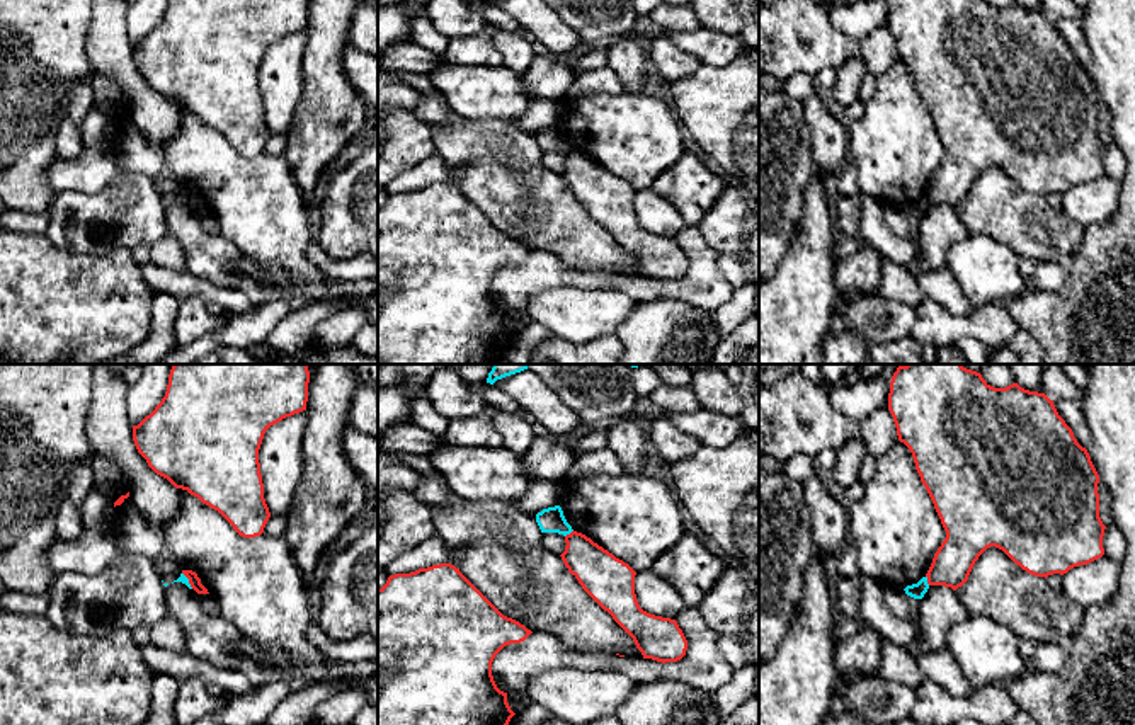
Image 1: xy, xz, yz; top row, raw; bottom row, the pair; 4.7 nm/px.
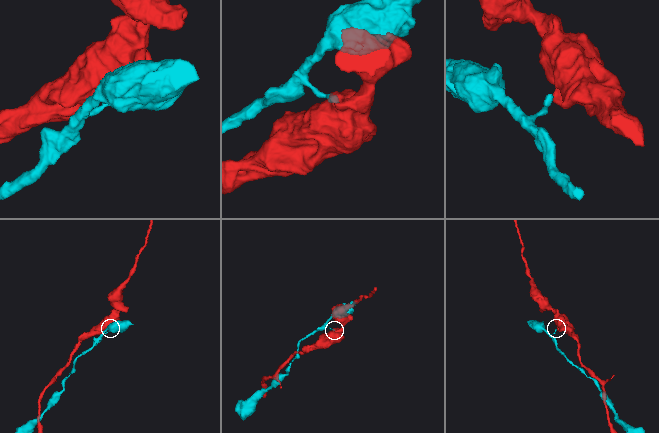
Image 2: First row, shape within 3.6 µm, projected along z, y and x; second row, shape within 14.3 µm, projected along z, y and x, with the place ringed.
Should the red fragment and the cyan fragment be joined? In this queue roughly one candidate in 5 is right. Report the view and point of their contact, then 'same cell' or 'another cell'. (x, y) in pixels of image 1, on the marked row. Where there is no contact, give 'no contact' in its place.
contact yz (928, 581); another cell

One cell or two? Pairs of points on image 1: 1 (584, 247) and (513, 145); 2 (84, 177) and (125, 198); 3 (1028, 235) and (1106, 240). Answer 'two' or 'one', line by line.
1: one
2: two
3: two

